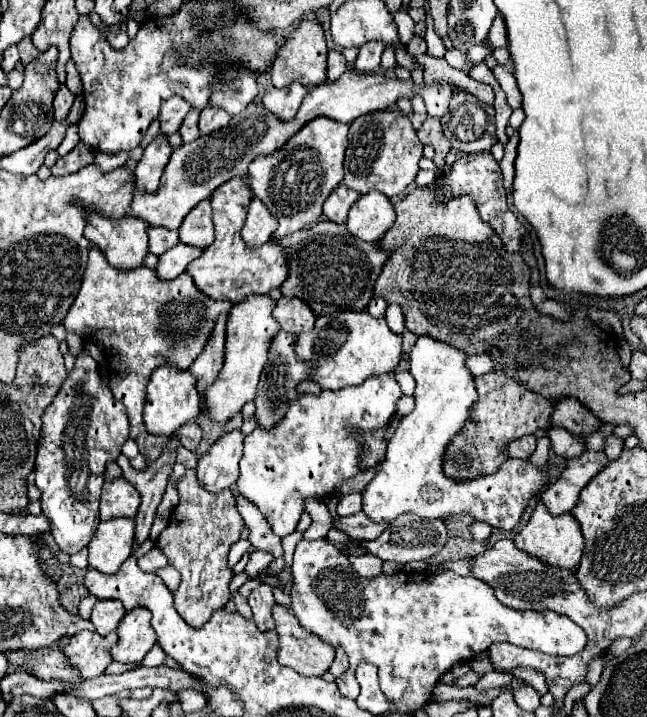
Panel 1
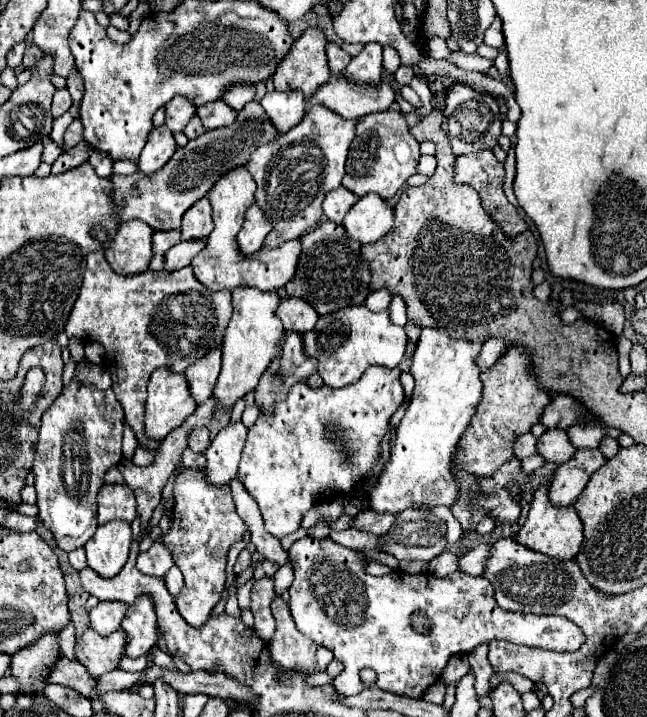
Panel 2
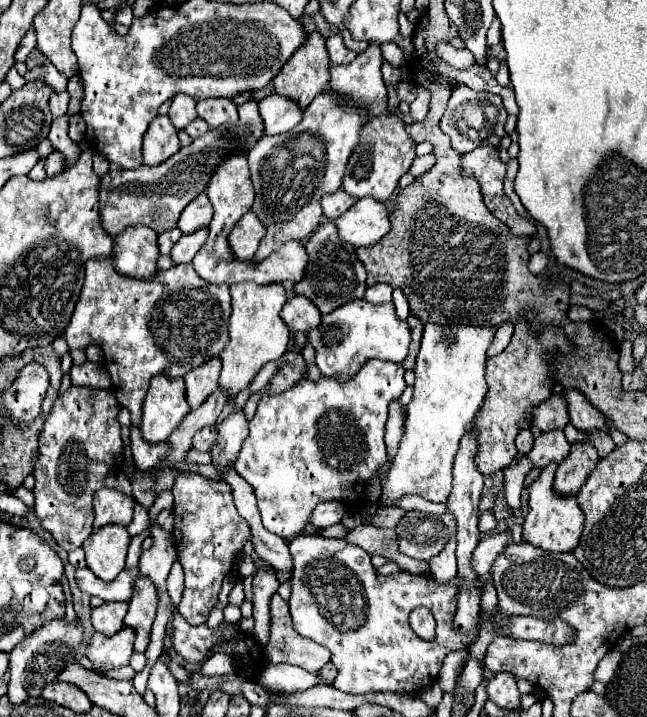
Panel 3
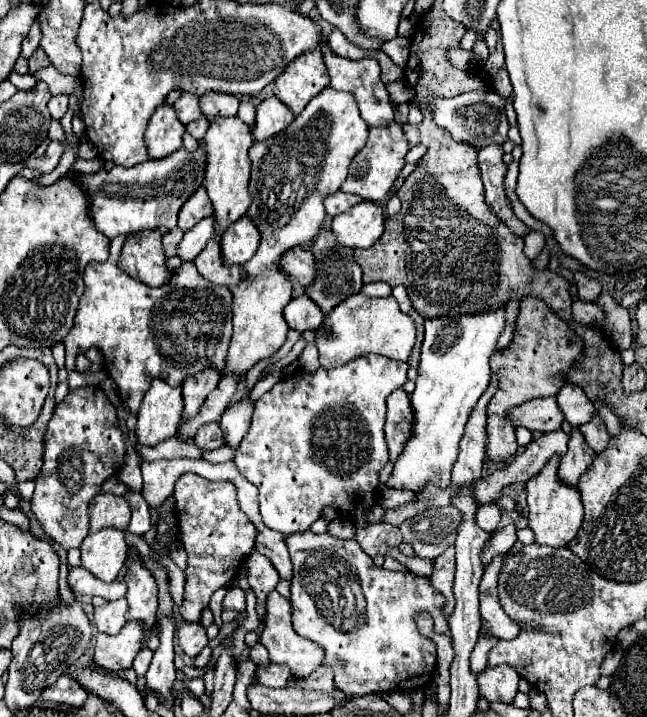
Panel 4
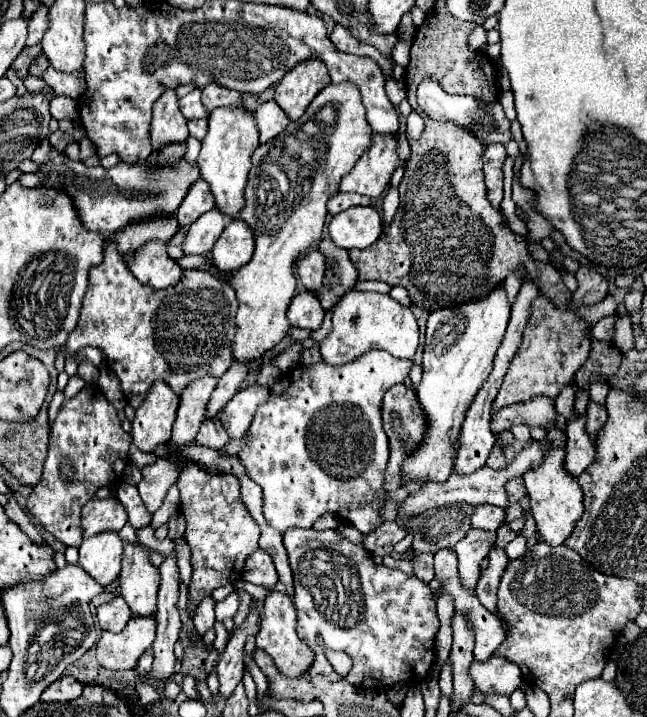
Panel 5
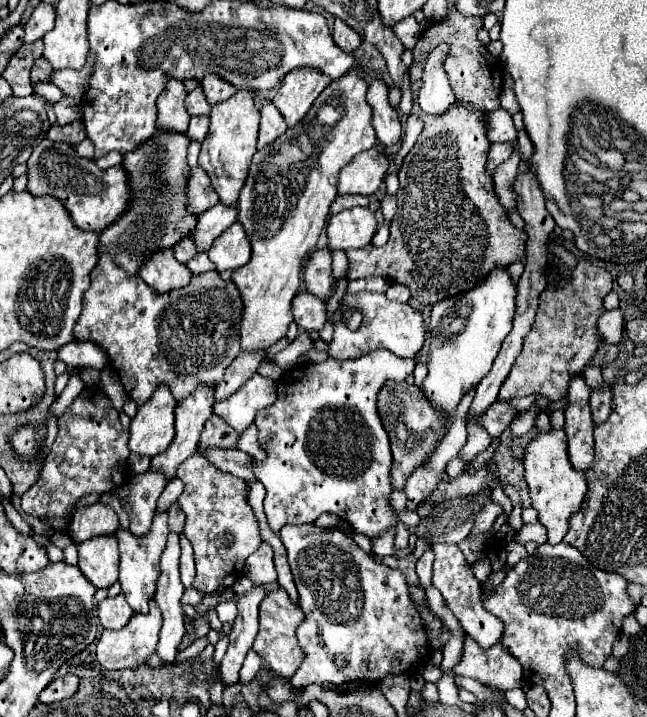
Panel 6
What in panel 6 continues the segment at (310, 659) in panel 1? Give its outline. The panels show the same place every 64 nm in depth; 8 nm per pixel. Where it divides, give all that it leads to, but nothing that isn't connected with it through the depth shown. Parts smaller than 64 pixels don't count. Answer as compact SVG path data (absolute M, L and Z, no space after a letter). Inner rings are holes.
M282 588L266 594L266 598L260 604L260 630L252 648L270 664L270 670L280 678L290 680L304 658L304 652L296 642L296 628L302 622L304 622L304 612L300 612L298 604L290 602L288 594Z

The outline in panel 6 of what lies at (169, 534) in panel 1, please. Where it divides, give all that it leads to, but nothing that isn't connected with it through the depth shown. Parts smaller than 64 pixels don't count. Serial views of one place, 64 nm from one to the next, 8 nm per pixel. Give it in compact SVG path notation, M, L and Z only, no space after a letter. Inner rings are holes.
M194 452L178 468L178 478L184 482L184 492L178 498L180 508L186 514L184 536L194 548L196 578L194 588L210 594L224 584L226 576L240 576L244 572L246 558L260 546L258 520L244 498L248 484L208 462L200 452Z

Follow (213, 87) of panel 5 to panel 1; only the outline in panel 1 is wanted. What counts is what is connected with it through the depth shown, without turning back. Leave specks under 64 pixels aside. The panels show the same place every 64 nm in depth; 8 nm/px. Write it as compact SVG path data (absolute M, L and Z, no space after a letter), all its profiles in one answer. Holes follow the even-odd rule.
M206 106L202 112L200 112L200 122L198 122L198 128L200 128L200 134L210 134L218 128L224 128L228 122L230 122L230 114L224 112L222 108L216 108L216 106Z

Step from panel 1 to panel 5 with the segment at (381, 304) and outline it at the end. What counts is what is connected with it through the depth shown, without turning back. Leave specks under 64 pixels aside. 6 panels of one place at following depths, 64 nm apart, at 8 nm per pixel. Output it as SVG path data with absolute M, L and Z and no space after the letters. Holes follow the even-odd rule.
M362 280L362 282L356 282L356 290L388 294L388 292L390 292L390 286L384 286L384 284L382 284L382 282L378 282L378 280Z

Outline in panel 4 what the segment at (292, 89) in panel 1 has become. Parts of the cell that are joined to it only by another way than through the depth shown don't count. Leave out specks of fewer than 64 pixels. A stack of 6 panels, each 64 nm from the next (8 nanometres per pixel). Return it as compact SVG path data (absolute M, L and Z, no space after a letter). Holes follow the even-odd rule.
M266 98L258 108L256 108L256 122L254 122L254 136L256 140L268 140L274 134L282 132L288 128L288 124L294 120L292 112L276 98Z

